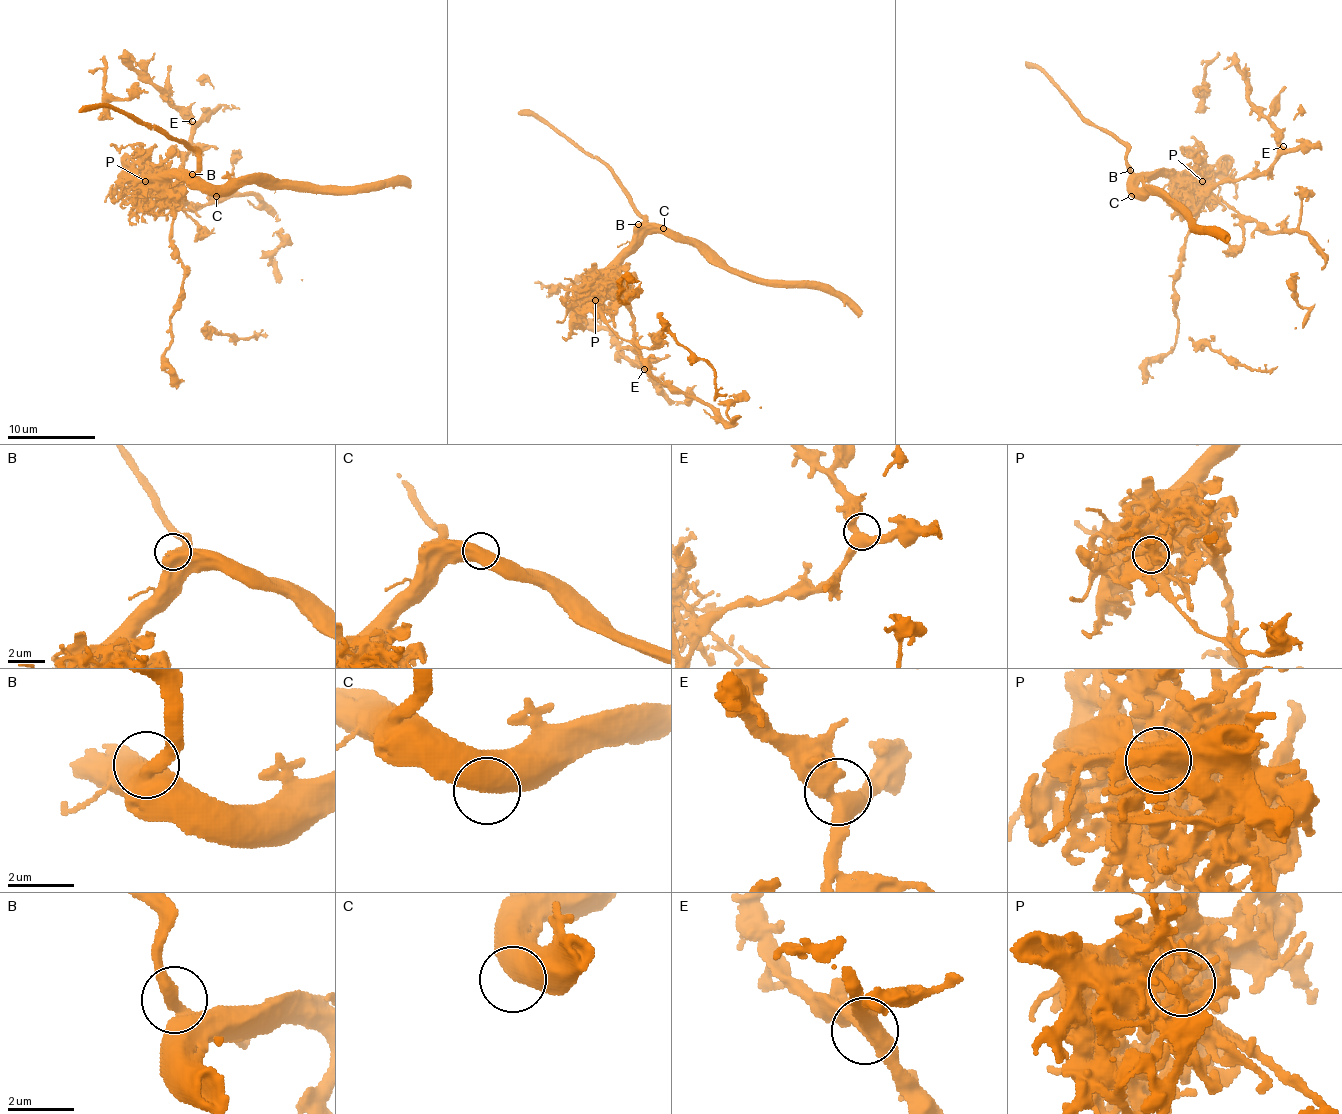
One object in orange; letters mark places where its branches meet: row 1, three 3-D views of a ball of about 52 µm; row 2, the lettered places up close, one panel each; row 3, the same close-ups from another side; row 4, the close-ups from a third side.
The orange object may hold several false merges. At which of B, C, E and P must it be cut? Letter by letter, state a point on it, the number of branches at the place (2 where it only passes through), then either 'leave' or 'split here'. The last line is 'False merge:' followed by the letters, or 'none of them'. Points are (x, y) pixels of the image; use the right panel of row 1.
B: (1130, 170) | 2 | leave
C: (1131, 196) | 1 | leave
E: (1283, 146) | 3 | leave
P: (1202, 181) | 2 | split here
False merge: P

